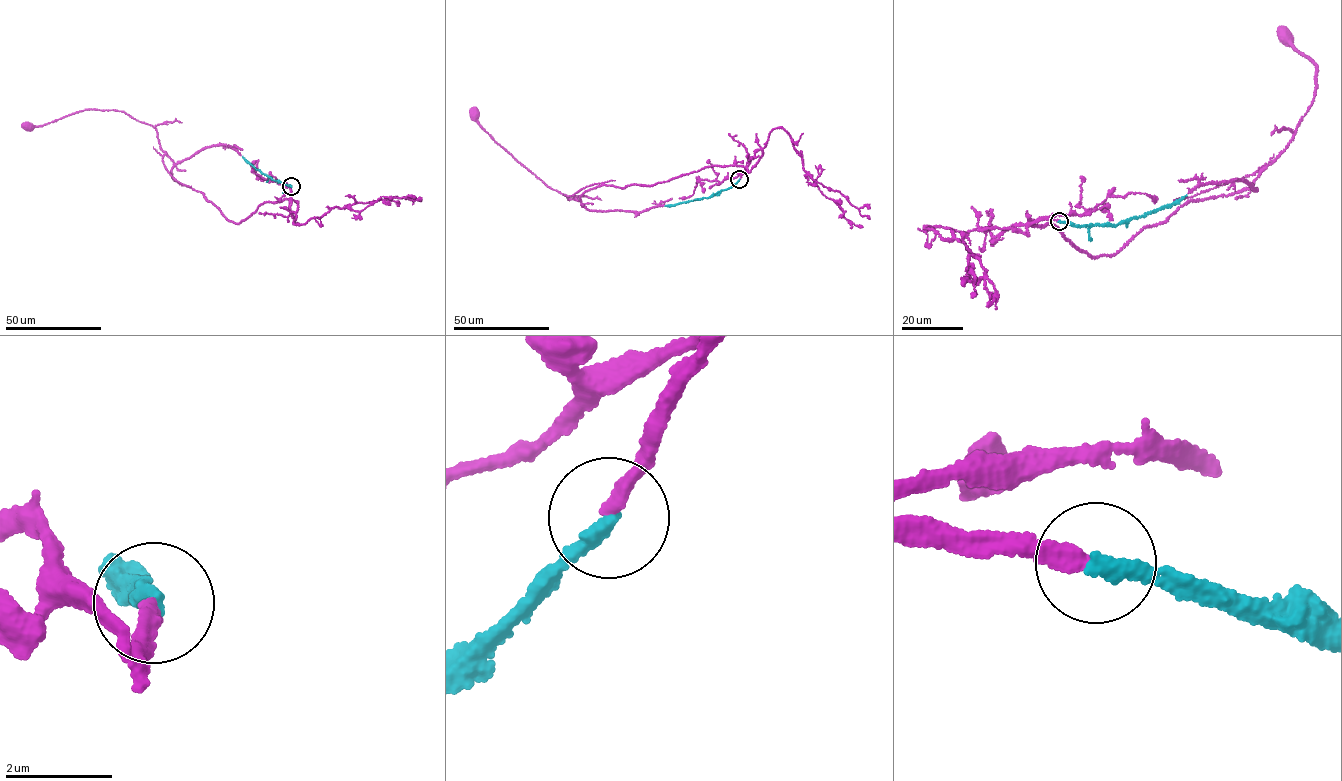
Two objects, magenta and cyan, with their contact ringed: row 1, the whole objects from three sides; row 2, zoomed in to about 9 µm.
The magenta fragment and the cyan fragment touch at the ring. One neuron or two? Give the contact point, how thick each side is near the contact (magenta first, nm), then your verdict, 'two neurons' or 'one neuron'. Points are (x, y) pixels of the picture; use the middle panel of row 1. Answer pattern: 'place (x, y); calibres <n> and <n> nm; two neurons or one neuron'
place (739, 179); calibres 300 and 320 nm; one neuron

